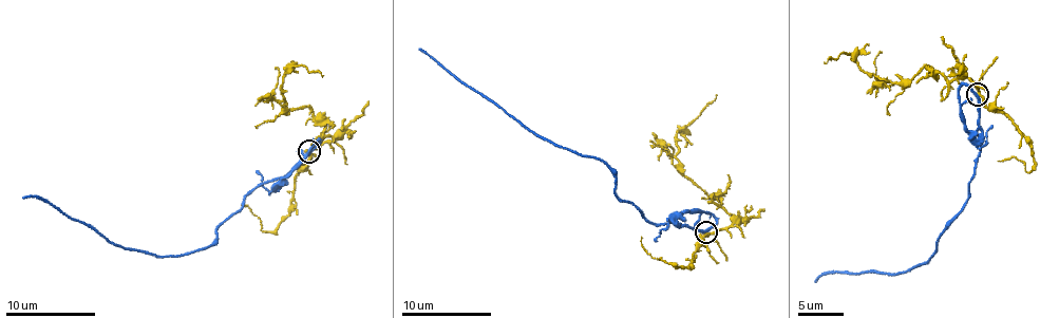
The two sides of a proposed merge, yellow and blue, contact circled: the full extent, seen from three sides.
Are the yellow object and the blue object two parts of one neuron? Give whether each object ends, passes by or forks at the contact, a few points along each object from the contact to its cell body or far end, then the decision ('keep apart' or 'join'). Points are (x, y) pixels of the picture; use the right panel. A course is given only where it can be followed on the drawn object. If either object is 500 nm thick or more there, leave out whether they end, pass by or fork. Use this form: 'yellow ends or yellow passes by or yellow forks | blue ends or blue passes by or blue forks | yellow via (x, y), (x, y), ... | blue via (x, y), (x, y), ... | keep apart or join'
yellow passes by | blue passes by | yellow via (978, 94), (971, 80), (949, 80), (926, 67), (904, 82), (890, 82), (858, 67), (844, 52), (824, 62) | blue via (978, 94), (979, 156), (969, 197), (938, 237), (928, 262), (889, 276), (829, 273), (815, 282) | keep apart

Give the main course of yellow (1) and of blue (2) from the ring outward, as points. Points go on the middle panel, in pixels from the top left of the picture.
1: (706, 232), (724, 228), (732, 216), (720, 201), (695, 186), (675, 155), (677, 131), (687, 125), (717, 94)
2: (706, 232), (647, 220), (643, 211), (621, 201), (615, 191), (615, 176), (602, 160), (554, 147), (419, 49)

